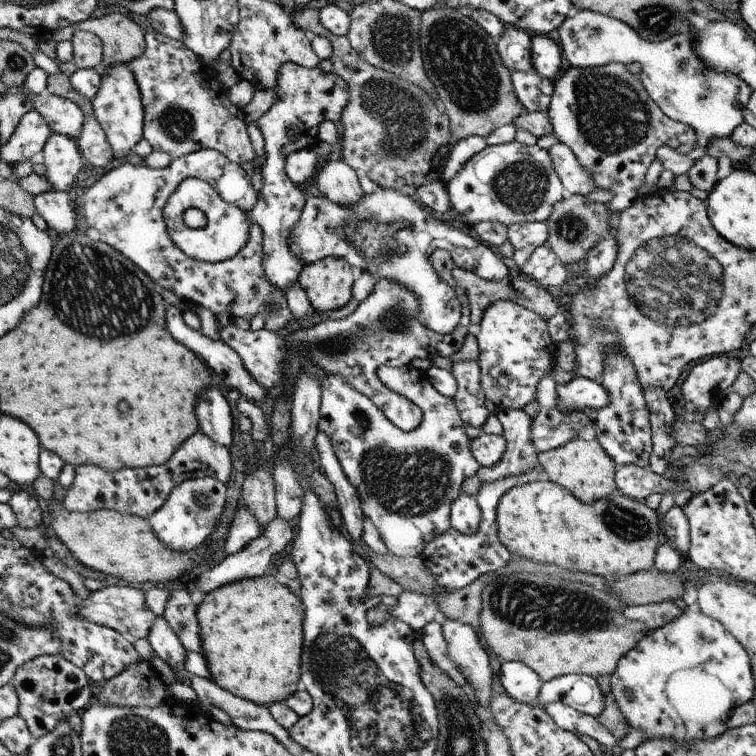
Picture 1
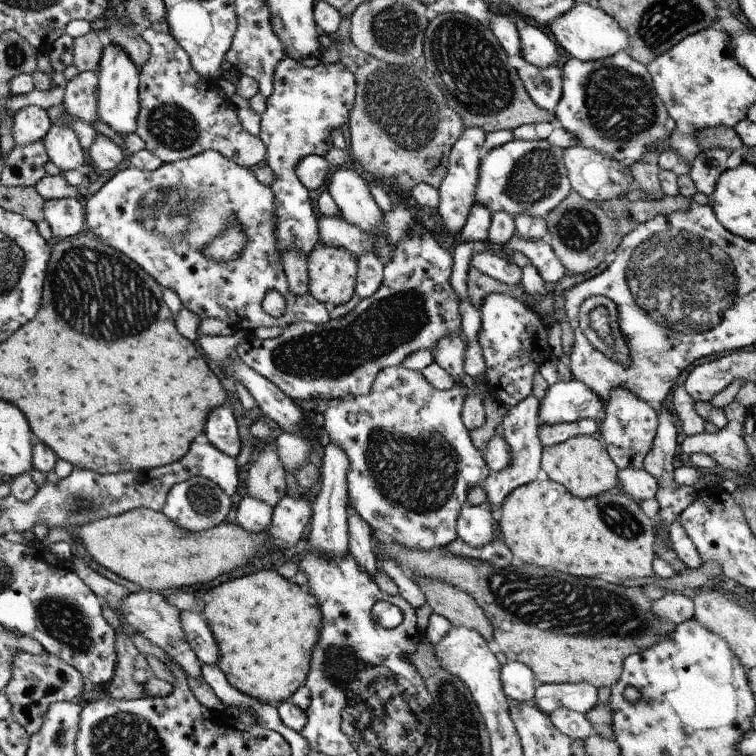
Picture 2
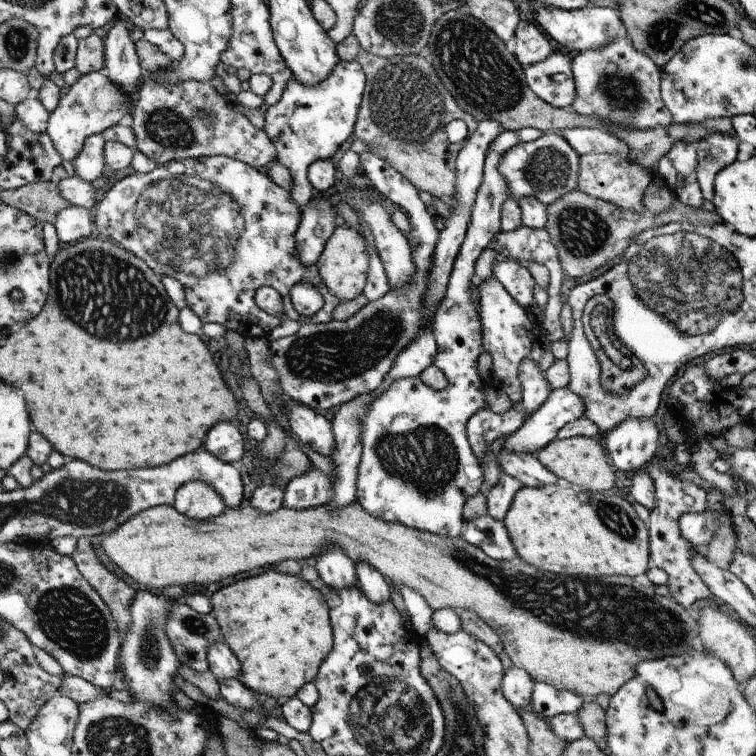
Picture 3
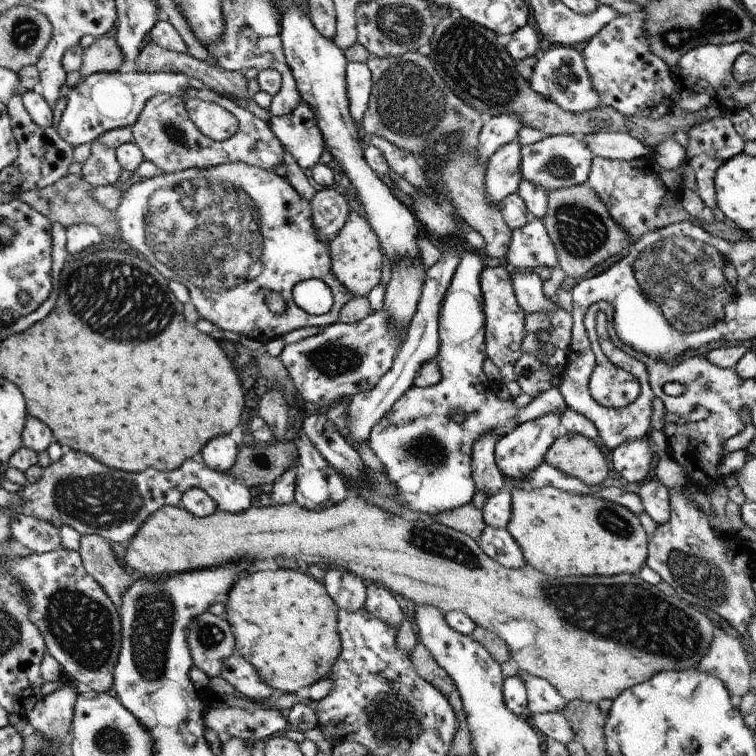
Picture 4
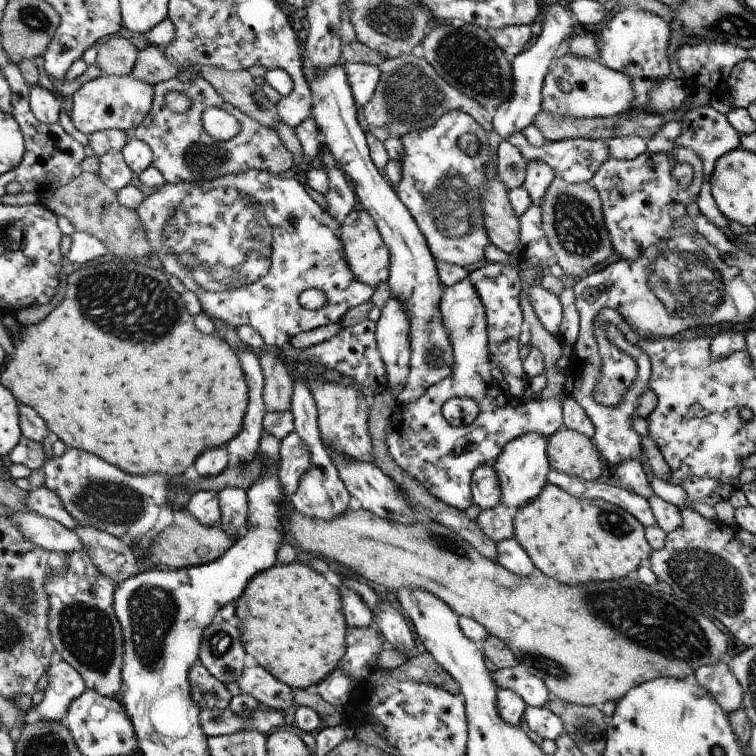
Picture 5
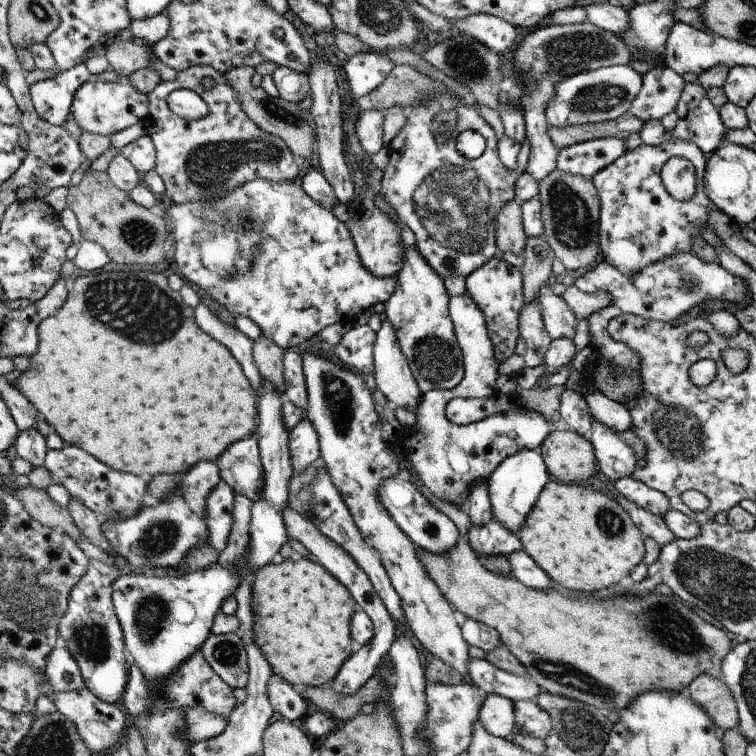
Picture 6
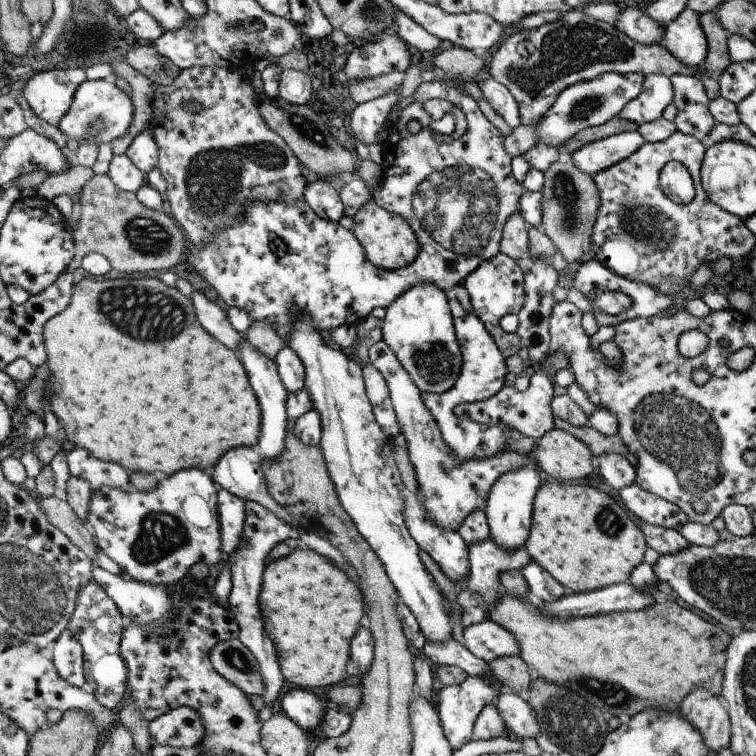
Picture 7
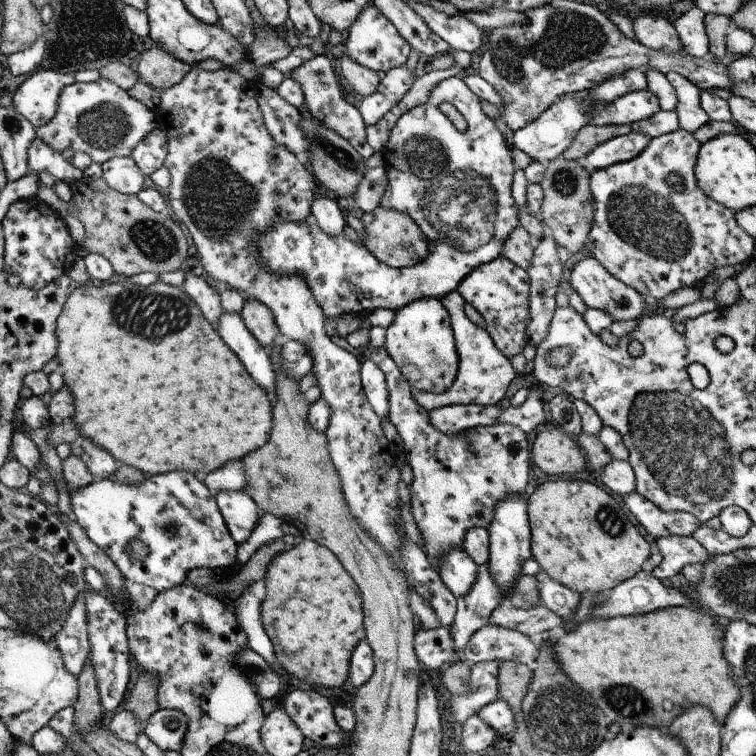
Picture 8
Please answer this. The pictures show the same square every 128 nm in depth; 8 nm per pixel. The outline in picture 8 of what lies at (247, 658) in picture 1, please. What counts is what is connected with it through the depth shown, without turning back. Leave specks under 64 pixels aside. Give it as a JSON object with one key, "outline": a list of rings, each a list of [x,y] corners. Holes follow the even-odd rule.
{"outline":[[[304,537],[272,559],[265,582],[262,623],[274,646],[276,660],[288,672],[288,677],[295,676],[313,688],[342,686],[349,677],[353,650],[361,640],[365,640],[366,631],[361,592],[338,557],[324,545]]]}

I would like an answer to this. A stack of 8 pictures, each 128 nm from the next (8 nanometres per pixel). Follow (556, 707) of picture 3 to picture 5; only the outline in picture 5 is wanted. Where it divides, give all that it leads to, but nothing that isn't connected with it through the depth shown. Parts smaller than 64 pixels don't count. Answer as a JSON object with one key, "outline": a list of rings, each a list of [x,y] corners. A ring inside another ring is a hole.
{"outline":[[[524,665],[494,670],[491,677],[498,689],[514,691],[527,706],[544,707],[552,697],[545,682],[530,674]]]}

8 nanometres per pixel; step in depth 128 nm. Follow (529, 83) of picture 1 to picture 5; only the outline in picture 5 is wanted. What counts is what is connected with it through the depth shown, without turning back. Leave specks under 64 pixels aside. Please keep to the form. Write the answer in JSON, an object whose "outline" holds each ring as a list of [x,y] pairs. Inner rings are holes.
{"outline":[[[561,51],[545,76],[541,104],[553,115],[568,119],[611,117],[626,113],[631,108],[634,100],[632,84],[628,75],[610,69],[597,60],[575,57]]]}

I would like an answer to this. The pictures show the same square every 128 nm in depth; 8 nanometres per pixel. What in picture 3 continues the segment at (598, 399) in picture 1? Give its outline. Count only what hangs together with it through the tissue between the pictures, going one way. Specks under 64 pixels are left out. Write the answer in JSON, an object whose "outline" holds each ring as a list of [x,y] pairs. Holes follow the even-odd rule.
{"outline":[[[568,387],[551,390],[548,398],[535,410],[516,432],[507,436],[504,440],[503,449],[510,453],[530,453],[535,456],[549,442],[557,438],[558,431],[569,422],[583,416],[584,403],[579,395],[574,394]]]}

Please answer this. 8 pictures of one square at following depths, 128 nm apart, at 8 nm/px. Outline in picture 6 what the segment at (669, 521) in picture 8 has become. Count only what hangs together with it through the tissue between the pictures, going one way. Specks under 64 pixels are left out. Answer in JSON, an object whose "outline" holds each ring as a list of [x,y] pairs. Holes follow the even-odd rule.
{"outline":[[[633,476],[624,477],[614,484],[618,495],[637,504],[652,515],[663,517],[671,508],[671,500],[659,490],[646,486]]]}

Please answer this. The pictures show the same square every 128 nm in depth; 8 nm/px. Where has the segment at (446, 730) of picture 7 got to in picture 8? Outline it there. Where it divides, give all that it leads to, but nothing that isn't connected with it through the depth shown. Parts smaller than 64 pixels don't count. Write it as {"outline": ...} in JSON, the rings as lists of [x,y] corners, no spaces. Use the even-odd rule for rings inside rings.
{"outline":[[[499,660],[480,661],[472,667],[470,690],[466,694],[456,695],[451,698],[451,709],[456,718],[457,729],[463,722],[476,715],[484,705],[495,701],[499,693]]]}

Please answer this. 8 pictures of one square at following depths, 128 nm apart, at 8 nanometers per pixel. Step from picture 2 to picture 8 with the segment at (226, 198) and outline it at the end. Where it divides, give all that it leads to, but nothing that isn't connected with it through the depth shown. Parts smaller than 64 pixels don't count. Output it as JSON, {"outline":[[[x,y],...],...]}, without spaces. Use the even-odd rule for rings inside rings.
{"outline":[[[450,77],[446,80],[437,84],[430,93],[428,100],[421,105],[412,107],[410,110],[404,111],[402,116],[396,121],[396,124],[392,127],[389,134],[388,144],[384,147],[382,154],[385,160],[385,169],[387,170],[388,184],[386,187],[386,192],[383,194],[380,206],[387,209],[394,209],[395,211],[400,211],[401,213],[409,214],[416,224],[421,228],[421,231],[428,237],[429,242],[429,253],[428,256],[417,262],[411,267],[389,267],[387,264],[380,262],[365,246],[362,242],[352,242],[348,240],[343,233],[339,235],[332,236],[327,235],[320,227],[308,226],[306,222],[304,223],[291,223],[286,221],[283,223],[277,223],[268,229],[264,233],[257,235],[256,246],[254,247],[254,256],[259,258],[259,261],[273,273],[279,275],[287,274],[299,274],[305,278],[308,283],[310,290],[313,294],[313,299],[321,306],[323,313],[326,318],[340,318],[343,314],[359,315],[361,317],[366,317],[372,311],[377,308],[390,308],[393,311],[399,311],[404,308],[408,303],[412,301],[417,301],[425,298],[435,298],[442,300],[449,292],[457,290],[460,281],[463,281],[468,274],[472,272],[478,266],[489,263],[491,260],[498,258],[498,256],[503,254],[503,246],[506,239],[510,236],[512,230],[514,230],[518,225],[520,225],[519,216],[517,215],[518,206],[515,203],[514,197],[511,193],[511,188],[513,185],[513,174],[515,173],[515,164],[513,163],[513,158],[511,155],[512,146],[509,140],[498,130],[496,123],[489,118],[483,111],[480,105],[479,96],[476,96],[474,92],[466,86],[462,77]],[[442,103],[450,103],[454,105],[466,118],[467,129],[464,132],[460,132],[453,124],[452,121],[444,116],[444,113],[439,109]]]}

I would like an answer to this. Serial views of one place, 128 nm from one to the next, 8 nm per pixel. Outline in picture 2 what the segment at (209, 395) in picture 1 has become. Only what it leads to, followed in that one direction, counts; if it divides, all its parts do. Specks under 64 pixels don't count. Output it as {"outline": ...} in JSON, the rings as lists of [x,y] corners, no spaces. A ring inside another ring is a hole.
{"outline":[[[215,408],[207,420],[206,438],[224,454],[236,458],[240,452],[240,438],[238,428],[232,412],[228,408]]]}

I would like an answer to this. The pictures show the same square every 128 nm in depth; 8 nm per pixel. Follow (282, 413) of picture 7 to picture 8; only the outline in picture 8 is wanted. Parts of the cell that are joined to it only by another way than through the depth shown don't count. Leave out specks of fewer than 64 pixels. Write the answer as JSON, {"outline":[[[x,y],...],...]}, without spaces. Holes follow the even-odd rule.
{"outline":[[[223,310],[215,328],[224,342],[232,350],[236,350],[236,354],[240,354],[240,358],[244,358],[244,366],[248,366],[252,378],[270,394],[273,402],[276,388],[278,388],[274,363],[271,361],[269,350],[256,340],[256,337],[244,324],[241,313]]]}

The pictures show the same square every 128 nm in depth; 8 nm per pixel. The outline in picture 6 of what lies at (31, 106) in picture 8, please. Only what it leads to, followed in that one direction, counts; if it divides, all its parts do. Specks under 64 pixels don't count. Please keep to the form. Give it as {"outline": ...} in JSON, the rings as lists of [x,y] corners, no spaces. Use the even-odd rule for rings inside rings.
{"outline":[[[80,62],[72,69],[56,70],[53,78],[29,85],[29,93],[38,116],[50,124],[60,126],[71,114],[75,92],[88,81],[90,71]]]}

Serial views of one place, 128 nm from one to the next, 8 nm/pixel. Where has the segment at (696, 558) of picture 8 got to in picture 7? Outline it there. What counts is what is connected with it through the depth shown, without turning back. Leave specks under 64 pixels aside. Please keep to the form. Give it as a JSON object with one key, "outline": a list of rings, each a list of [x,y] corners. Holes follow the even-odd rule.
{"outline":[[[642,523],[641,531],[647,546],[656,550],[660,556],[675,555],[690,546],[682,533],[674,529],[665,529],[664,527]]]}

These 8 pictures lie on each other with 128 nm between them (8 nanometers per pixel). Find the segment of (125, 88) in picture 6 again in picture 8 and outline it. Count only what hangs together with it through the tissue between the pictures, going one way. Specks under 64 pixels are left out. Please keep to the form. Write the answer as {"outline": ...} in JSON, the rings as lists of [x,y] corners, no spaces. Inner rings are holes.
{"outline":[[[100,77],[89,83],[78,81],[65,86],[60,92],[58,108],[51,122],[35,130],[38,139],[50,144],[60,154],[64,150],[85,152],[94,162],[105,163],[114,157],[130,157],[134,147],[154,129],[158,128],[155,114],[140,100],[133,98],[110,80]]]}

